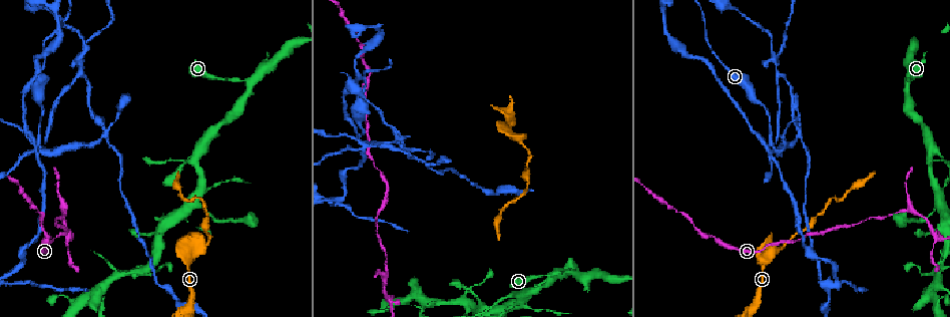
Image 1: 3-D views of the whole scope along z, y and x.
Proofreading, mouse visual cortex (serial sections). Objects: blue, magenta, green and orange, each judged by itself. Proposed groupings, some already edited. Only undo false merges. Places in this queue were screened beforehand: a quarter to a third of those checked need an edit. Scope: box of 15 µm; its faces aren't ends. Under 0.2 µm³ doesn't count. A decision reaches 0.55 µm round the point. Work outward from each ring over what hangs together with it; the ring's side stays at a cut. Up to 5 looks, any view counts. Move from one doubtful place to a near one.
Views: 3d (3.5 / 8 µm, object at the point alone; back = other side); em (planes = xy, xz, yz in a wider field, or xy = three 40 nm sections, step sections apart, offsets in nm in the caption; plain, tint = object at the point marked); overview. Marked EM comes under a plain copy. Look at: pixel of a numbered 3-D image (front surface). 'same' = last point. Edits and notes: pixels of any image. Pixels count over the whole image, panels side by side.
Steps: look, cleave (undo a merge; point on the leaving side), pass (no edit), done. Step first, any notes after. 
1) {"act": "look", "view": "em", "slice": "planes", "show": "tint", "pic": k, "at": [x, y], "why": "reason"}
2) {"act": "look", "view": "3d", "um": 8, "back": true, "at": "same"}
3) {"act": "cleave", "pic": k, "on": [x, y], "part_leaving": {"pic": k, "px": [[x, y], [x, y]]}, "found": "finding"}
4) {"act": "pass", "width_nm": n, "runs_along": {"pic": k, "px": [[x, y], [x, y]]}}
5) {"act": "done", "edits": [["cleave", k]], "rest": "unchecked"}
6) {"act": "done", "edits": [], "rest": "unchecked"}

{"act": "look", "view": "3d", "um": 8, "pic": 1, "at": [549, 275], "why": "a narrow waist"}

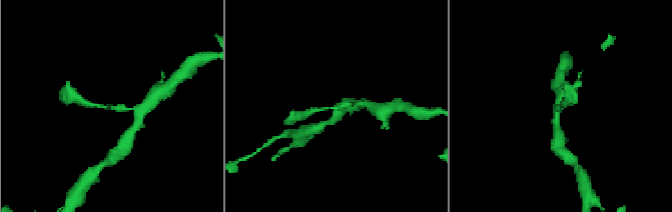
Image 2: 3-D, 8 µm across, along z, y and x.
{"act": "look", "view": "em", "slice": "xy", "step": 3, "show": "tint", "pic": 2, "at": [560, 109]}

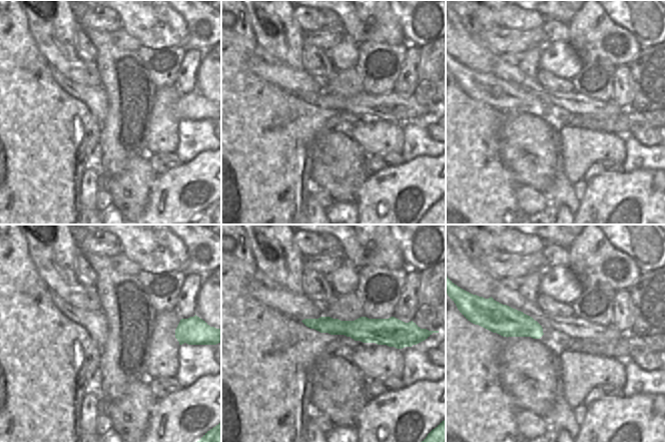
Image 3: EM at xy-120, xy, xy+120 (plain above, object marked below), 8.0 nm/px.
{"act": "pass", "runs_along": {"pic": 2, "px": [[83, 101], [138, 113]]}, "found": "all the same cell"}

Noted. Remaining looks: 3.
{"act": "look", "view": "3d", "um": 3.5, "pic": 1, "at": [930, 154], "why": "four arms meet"}

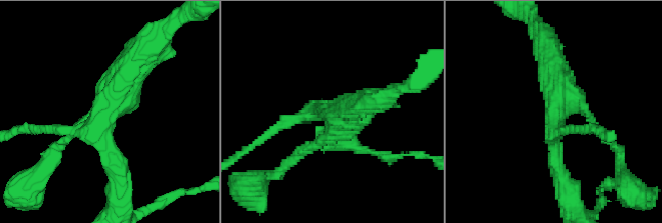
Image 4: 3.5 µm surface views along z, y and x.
{"act": "look", "view": "em", "slice": "xy", "step": 3, "show": "tint", "pic": 4, "at": [112, 106], "arms": 4, "arm_widths_nm": [150, 250, 250, 400]}

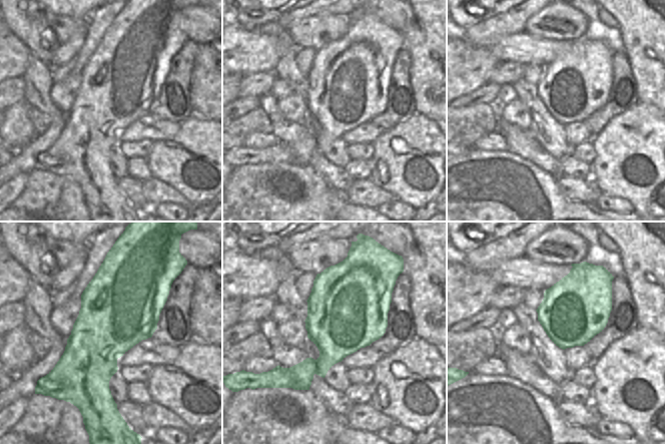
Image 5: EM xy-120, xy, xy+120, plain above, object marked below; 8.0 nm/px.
{"act": "pass", "runs_along": {"pic": 4, "px": [[156, 40], [100, 123], [110, 153]]}, "found": "all the same cell"}

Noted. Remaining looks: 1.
{"act": "done", "edits": [], "rest": "unchecked"}

